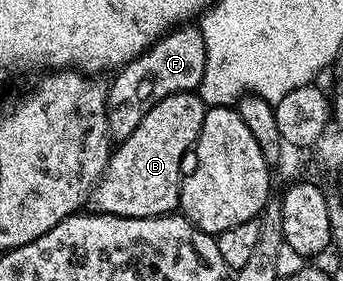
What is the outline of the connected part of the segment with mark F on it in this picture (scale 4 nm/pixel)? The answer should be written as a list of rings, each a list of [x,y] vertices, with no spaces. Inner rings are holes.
[[[182,24],[176,30],[164,34],[154,46],[144,50],[135,60],[121,67],[112,75],[105,96],[105,111],[110,139],[120,140],[131,136],[135,128],[151,112],[159,100],[172,94],[196,91],[203,80],[203,64],[207,62],[207,50],[203,48],[203,36],[193,24]]]

